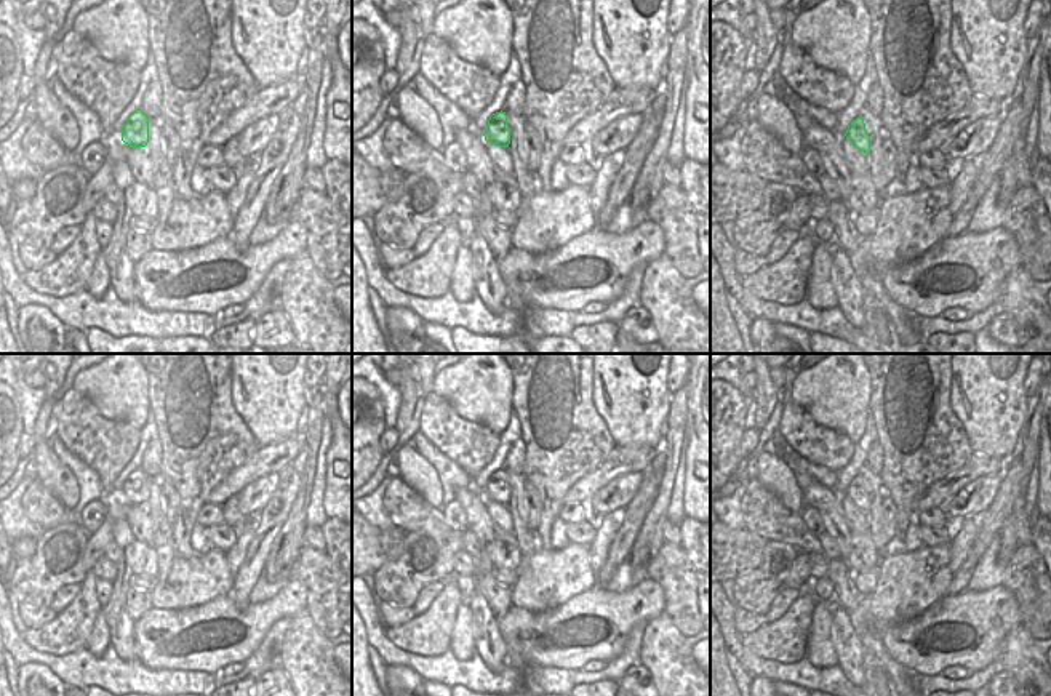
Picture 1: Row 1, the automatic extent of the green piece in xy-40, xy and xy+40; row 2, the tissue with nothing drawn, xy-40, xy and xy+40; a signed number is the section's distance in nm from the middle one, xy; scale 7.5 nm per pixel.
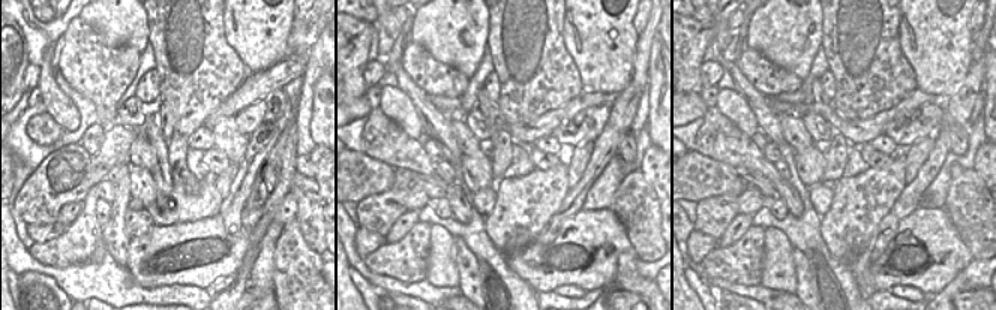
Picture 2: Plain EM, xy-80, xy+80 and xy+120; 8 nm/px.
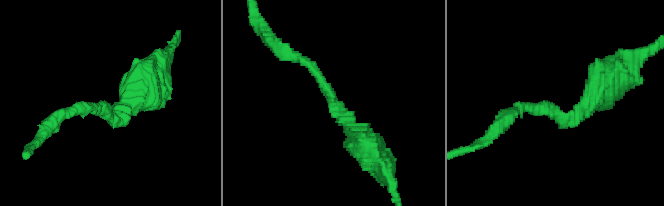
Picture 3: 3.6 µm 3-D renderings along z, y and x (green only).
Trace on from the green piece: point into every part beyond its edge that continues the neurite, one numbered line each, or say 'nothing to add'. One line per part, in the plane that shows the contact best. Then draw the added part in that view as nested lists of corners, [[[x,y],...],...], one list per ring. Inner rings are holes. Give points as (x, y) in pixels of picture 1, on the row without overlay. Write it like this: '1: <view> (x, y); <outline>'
nothing to add

